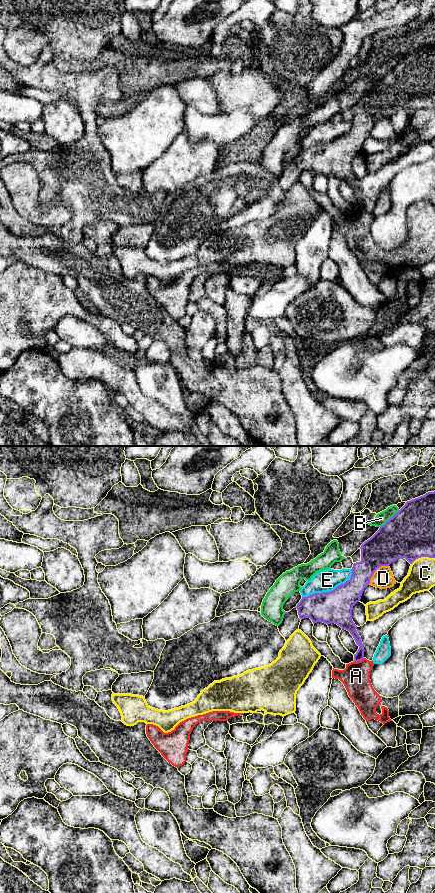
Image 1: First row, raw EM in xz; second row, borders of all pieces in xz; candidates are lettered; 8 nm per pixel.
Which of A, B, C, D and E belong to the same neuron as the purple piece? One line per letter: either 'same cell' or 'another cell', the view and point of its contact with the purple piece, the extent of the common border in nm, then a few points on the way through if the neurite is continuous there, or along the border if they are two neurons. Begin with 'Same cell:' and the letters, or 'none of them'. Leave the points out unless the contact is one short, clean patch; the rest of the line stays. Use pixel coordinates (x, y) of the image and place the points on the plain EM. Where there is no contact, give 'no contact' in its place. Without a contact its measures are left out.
Same cell: none of them
A: another cell; meets purple in xz at (358, 212); contact 90 nm long; border along xz (363, 209), (360, 212), (353, 213)
B: another cell; meets purple in xz at (390, 70); contact 220 nm long
C: another cell; meets purple in xz at (422, 108); contact 200 nm long
D: another cell; meets purple in xz at (375, 122); contact 220 nm long
E: another cell; meets purple in xz at (330, 143); contact 460 nm long

